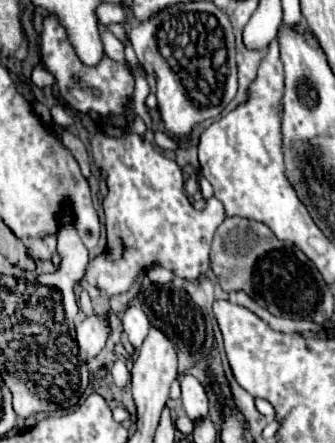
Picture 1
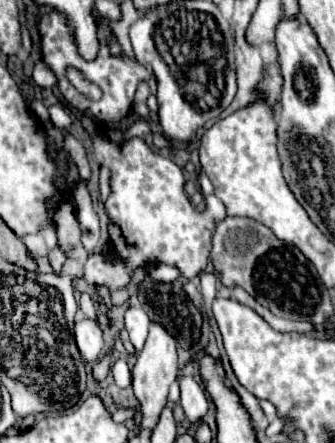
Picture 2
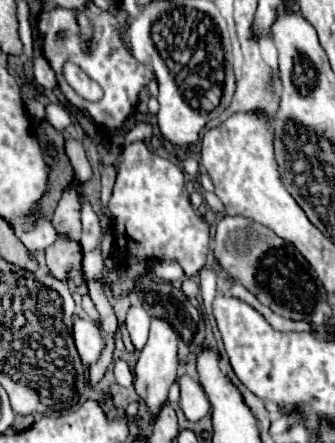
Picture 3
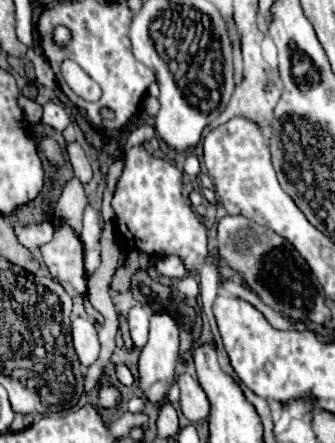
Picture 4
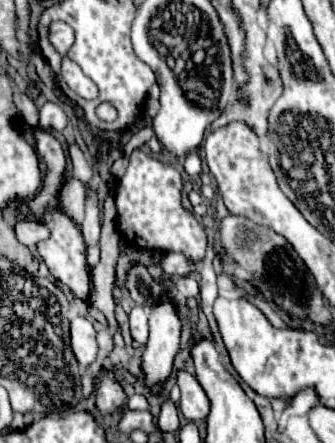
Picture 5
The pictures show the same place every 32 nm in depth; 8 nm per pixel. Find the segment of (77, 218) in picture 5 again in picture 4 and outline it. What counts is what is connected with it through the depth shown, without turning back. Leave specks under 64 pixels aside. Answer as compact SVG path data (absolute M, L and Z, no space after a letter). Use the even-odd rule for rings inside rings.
M72 178L70 182L66 182L64 190L62 190L62 196L56 204L56 216L62 216L68 220L68 224L80 232L82 230L82 214L84 214L84 208L86 208L86 194L84 194L84 186L80 180Z

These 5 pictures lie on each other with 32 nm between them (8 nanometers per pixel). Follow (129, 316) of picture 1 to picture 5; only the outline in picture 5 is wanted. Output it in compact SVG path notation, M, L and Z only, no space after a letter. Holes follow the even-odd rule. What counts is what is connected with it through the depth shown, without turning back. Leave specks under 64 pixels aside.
M134 306L130 310L130 332L134 341L140 345L145 345L149 336L148 317L150 315L150 306Z

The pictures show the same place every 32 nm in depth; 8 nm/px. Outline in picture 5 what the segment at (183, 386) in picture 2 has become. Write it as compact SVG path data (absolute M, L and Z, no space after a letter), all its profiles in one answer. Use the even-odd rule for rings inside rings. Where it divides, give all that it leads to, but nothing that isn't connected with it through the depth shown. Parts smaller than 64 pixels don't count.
M178 370L178 386L182 392L180 398L180 410L184 414L186 420L196 422L196 420L204 420L210 412L210 400L204 392L204 388L200 386L200 382L186 370Z

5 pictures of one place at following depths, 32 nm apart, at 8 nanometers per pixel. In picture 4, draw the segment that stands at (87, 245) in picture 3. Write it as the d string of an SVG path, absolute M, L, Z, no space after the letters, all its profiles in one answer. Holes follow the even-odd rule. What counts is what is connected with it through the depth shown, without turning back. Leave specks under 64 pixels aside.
M88 204L86 210L84 210L84 228L82 228L82 242L84 242L84 248L86 248L86 250L92 250L92 248L98 246L100 232L102 232L100 212L94 210L94 208Z

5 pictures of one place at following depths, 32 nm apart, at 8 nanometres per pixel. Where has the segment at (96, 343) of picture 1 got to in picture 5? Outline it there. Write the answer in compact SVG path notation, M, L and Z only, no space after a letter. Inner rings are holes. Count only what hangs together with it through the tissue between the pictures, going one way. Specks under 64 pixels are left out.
M80 316L70 320L70 346L82 370L96 360L96 330L90 320Z

